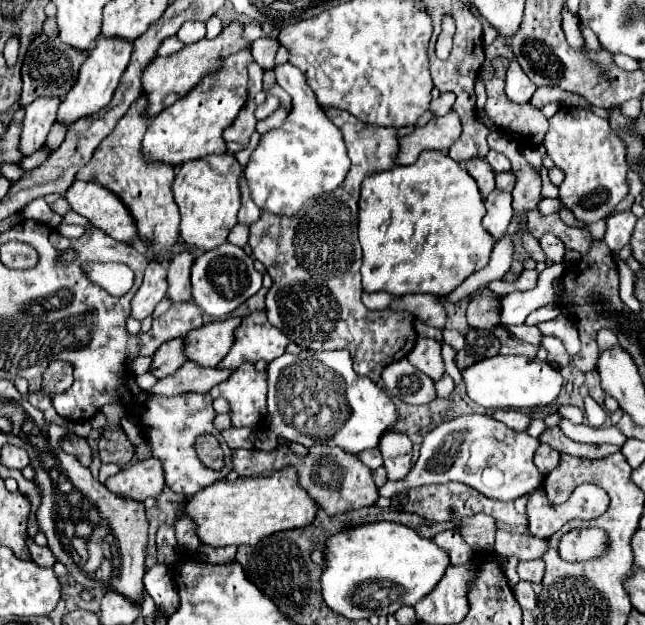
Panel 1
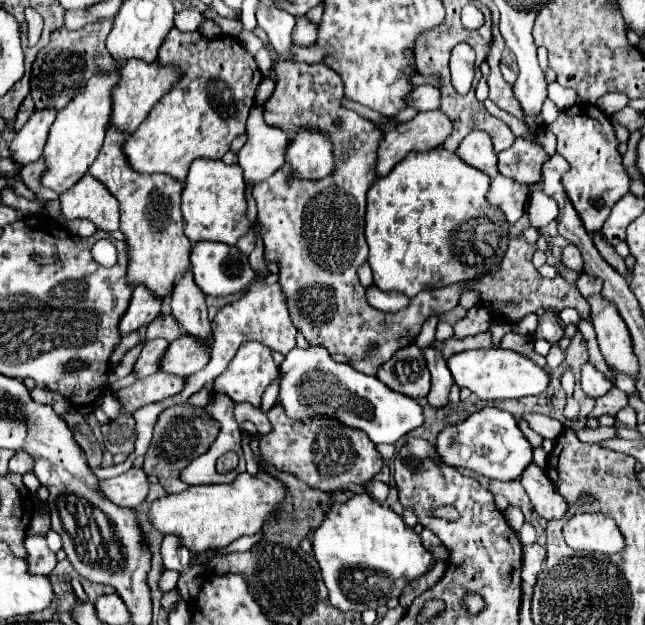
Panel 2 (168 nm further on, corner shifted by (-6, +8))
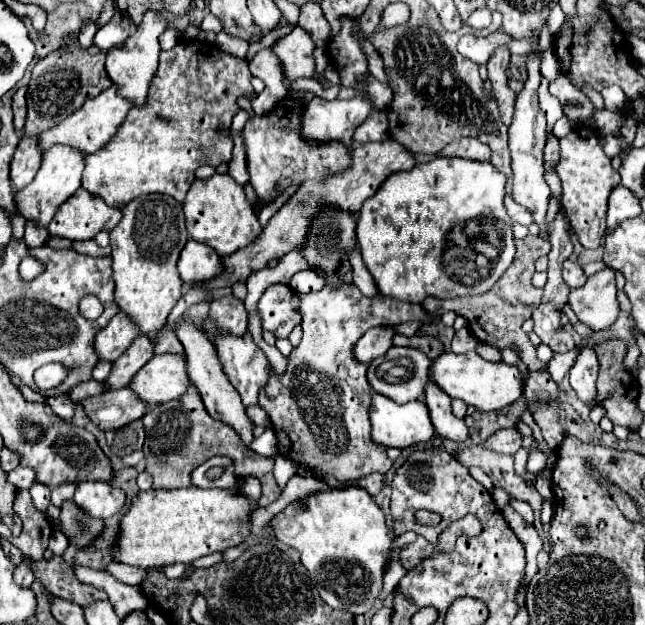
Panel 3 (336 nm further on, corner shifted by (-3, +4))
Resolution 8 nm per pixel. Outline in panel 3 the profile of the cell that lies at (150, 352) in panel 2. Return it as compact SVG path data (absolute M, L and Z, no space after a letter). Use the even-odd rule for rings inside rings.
M138 336L128 348L126 352L112 362L112 372L110 376L104 380L106 390L118 390L128 386L128 382L132 380L132 376L154 356L154 344L152 340L148 340L146 336Z

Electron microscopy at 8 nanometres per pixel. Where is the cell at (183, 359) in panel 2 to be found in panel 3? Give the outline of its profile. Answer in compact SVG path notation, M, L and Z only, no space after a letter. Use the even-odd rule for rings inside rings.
M154 356L130 380L128 388L148 406L178 398L188 388L188 374L180 356Z

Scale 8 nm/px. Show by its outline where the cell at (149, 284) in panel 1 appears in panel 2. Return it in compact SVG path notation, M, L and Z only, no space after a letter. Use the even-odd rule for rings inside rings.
M135 288L131 304L119 322L121 336L135 332L143 324L149 324L161 312L161 304L163 300L155 300L155 296L151 296L151 292L145 288Z

